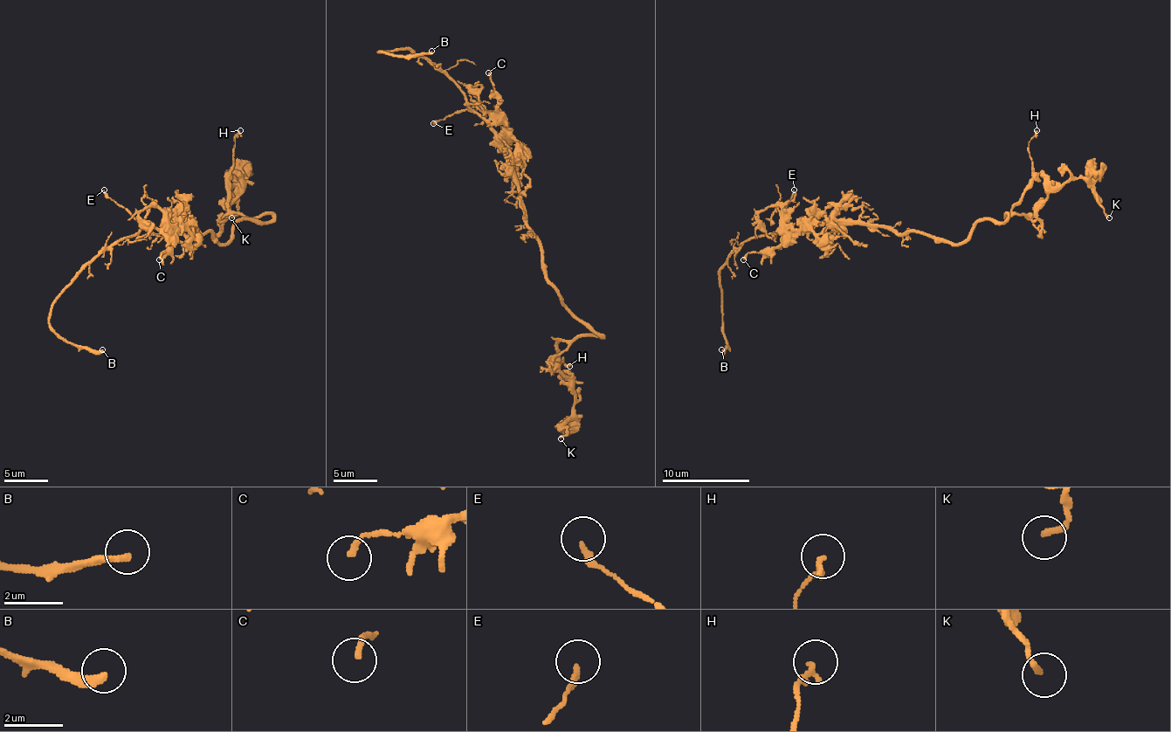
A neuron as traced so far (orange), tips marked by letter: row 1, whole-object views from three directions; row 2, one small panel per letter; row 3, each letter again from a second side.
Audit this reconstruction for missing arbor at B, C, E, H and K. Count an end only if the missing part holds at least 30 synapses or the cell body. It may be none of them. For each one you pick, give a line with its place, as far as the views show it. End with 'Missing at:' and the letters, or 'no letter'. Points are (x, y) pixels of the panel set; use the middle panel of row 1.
B: (431, 51)
Missing at: B

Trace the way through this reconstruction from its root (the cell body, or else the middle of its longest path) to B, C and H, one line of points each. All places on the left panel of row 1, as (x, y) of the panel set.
B: (196, 229), (189, 222), (143, 226), (106, 246), (60, 294), (50, 325), (69, 342), (102, 349)
C: (196, 229), (189, 222), (176, 222), (172, 226), (176, 229), (174, 239), (161, 252), (159, 259)
H: (196, 229), (224, 244), (237, 222), (272, 217), (246, 217), (229, 207), (240, 130)

